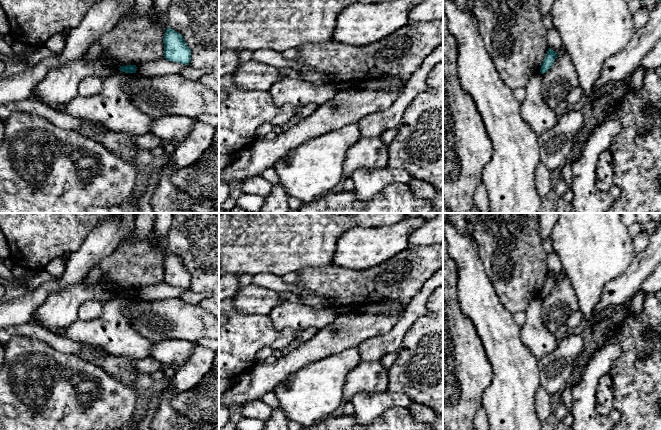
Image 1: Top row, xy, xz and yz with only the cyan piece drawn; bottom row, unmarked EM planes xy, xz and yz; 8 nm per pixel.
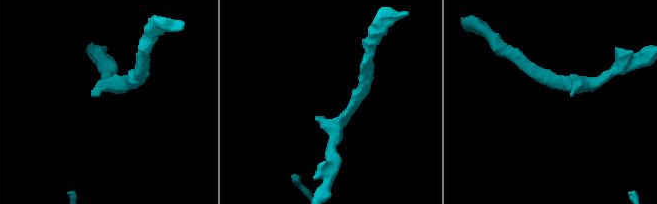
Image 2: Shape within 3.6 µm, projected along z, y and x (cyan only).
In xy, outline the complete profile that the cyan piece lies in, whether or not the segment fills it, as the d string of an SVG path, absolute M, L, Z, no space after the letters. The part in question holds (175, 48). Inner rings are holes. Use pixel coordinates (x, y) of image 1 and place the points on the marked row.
M167 28L163 38L164 58L168 61L189 65L191 49L187 46L183 36L177 31Z

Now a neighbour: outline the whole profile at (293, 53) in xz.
M293 47L287 49L282 53L282 55L289 60L296 60L299 57L300 47Z

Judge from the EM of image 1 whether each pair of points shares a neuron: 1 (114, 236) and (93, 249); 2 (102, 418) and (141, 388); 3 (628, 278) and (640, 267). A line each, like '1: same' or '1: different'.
1: same
2: different
3: same

